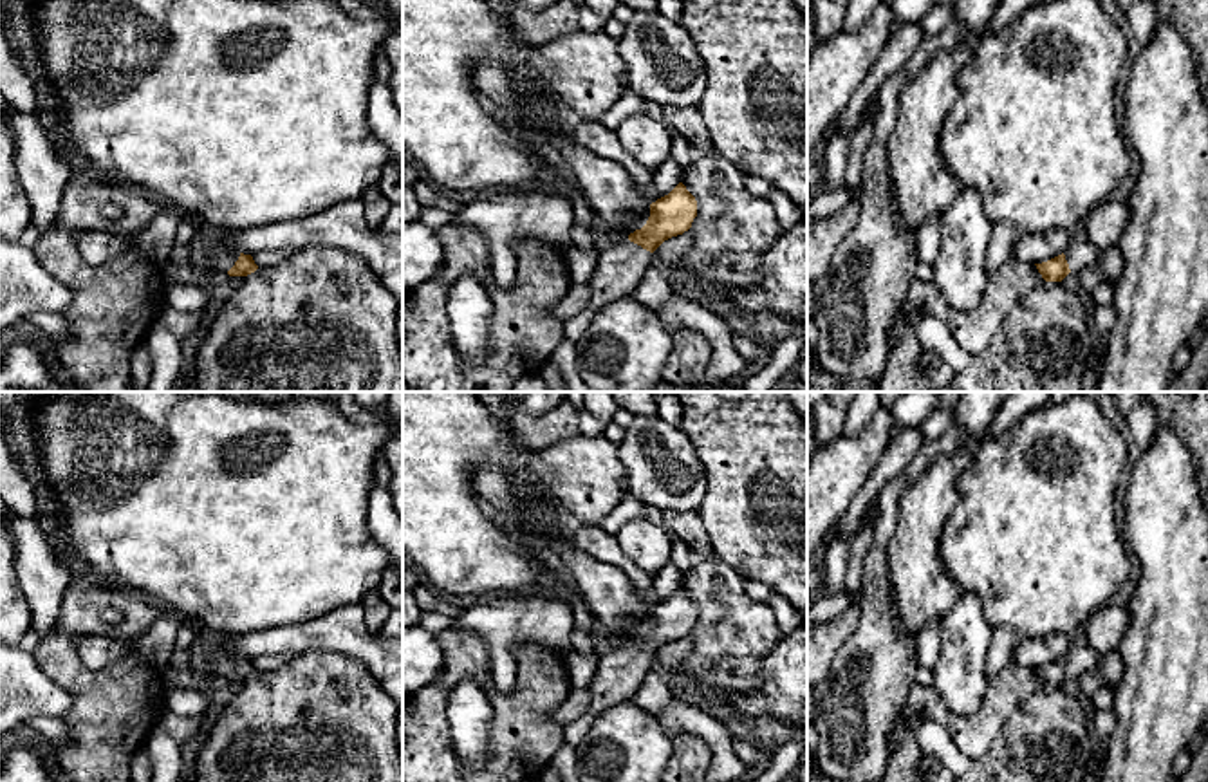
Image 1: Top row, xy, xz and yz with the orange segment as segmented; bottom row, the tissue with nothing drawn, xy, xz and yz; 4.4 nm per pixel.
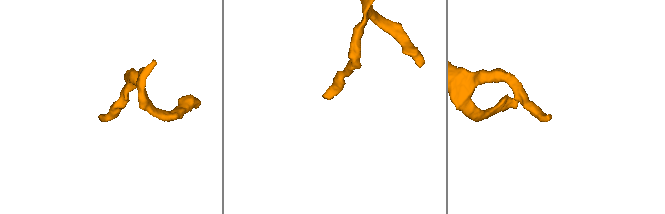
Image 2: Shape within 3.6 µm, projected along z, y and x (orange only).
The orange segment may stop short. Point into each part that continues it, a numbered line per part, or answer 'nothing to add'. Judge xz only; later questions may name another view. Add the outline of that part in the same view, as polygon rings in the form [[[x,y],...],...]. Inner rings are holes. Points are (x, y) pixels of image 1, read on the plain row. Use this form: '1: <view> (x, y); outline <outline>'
1: xz (620, 674); outline [[[619,643],[612,652],[599,657],[599,668],[589,686],[587,712],[563,726],[565,744],[576,749],[596,717],[630,701],[652,670],[655,670],[655,659],[628,643]]]

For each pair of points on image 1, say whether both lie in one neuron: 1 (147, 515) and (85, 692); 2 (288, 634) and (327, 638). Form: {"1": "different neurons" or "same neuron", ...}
{"1": "different neurons", "2": "same neuron"}

